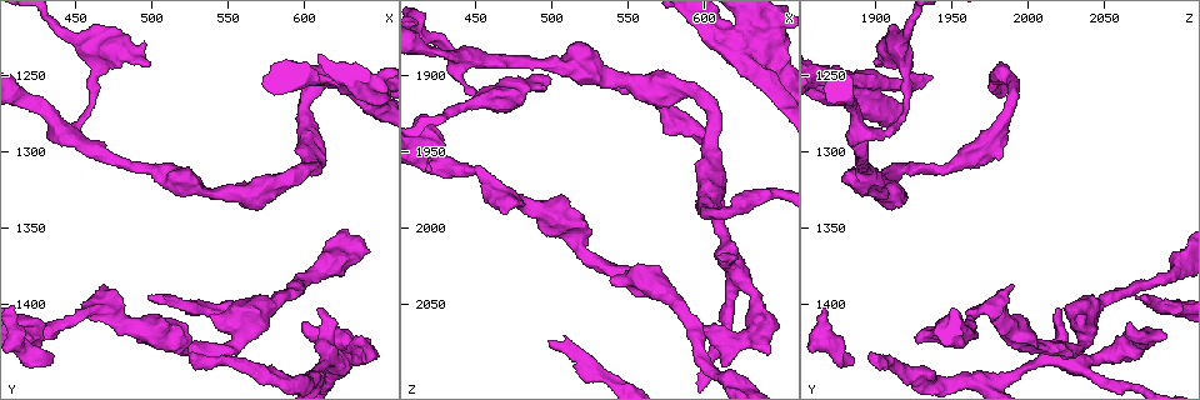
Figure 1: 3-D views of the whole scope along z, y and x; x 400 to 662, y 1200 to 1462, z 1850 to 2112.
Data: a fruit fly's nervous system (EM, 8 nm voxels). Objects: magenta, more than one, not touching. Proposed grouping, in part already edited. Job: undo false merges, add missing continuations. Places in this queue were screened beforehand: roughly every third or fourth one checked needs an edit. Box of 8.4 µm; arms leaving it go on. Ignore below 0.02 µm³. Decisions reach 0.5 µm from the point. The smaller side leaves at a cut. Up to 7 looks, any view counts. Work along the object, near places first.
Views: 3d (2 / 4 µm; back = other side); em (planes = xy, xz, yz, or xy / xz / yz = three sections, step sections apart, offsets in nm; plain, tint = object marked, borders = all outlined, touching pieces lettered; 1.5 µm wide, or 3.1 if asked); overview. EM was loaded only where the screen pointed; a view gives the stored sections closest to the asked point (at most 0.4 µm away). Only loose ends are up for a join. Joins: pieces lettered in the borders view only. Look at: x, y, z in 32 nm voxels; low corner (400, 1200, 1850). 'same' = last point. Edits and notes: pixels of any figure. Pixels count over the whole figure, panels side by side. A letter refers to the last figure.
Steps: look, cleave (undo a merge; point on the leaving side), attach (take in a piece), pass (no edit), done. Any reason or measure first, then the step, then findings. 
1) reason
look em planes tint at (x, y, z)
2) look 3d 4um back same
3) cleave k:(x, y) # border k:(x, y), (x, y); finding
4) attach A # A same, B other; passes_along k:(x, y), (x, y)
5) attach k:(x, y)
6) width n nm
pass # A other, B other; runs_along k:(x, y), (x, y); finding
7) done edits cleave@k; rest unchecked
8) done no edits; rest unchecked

branch stops here
look 3d 4um at (468, 1386, 1988)

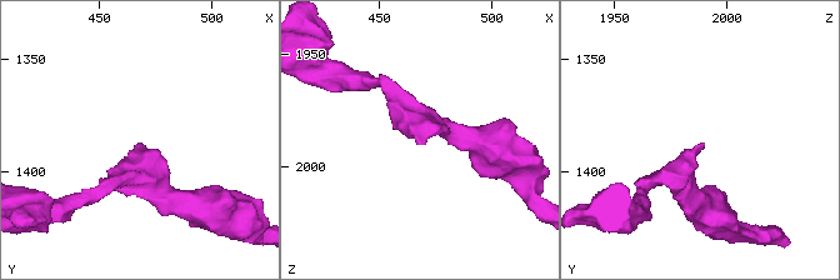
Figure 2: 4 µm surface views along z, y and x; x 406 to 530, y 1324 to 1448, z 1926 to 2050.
shape alone is not enough
look em planes borders at (469, 1386, 1988)

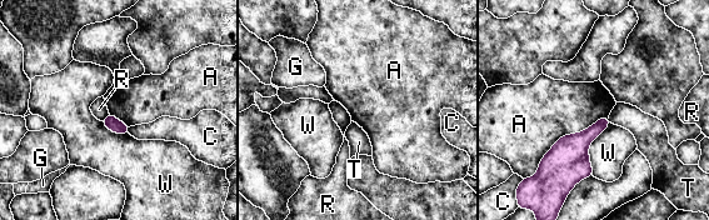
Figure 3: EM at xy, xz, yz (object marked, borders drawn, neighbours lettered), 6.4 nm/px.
pass # A other, C other, G other, R other, T other, W other; border 3:(608, 116), (563, 135), (537, 171); no lettered piece goes on from it

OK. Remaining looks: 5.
an open end
look 3d 4um at (498, 1396, 2078)

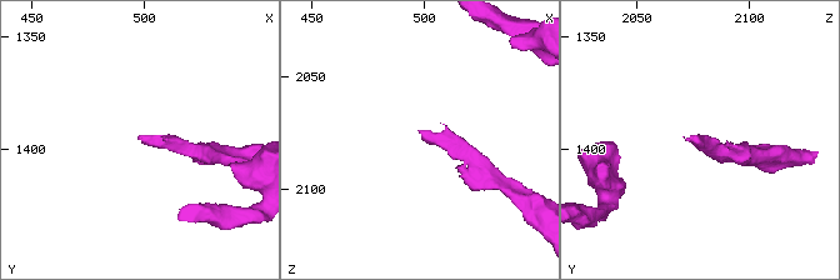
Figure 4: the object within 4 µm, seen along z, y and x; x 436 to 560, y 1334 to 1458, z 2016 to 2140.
look em xz step 8 tint at (497, 1396, 2078)

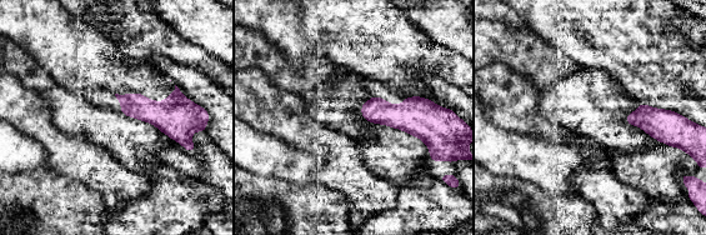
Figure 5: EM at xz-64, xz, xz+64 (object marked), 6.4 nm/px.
cut it another way
look em yz step 8 borders same

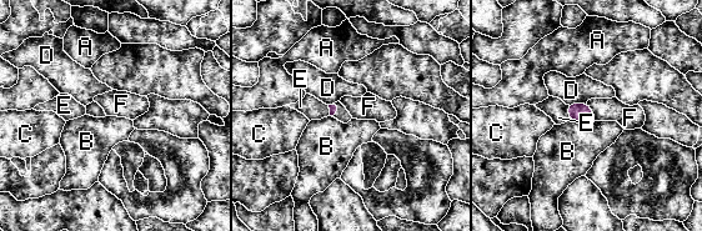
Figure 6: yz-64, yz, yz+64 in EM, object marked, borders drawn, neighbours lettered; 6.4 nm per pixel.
attach E # A other, B other, C other, D other, E same, F other; passes_along 6:(581, 113), (568, 113), (555, 108); it goes on there

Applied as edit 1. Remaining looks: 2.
branch stops here
look em planes borders at (610, 1404, 2020)

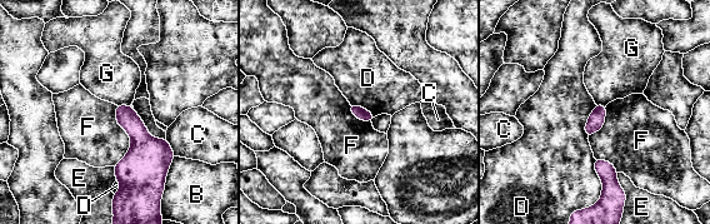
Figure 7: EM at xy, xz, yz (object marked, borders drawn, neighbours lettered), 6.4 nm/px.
longest_contact F 400 nm
pass # B other, C other, D other, E other, F other, G other; border 7:(115, 105), (130, 148), (114, 165); no lettered piece goes on from it

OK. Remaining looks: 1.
done edits attach@6; rest unchecked

